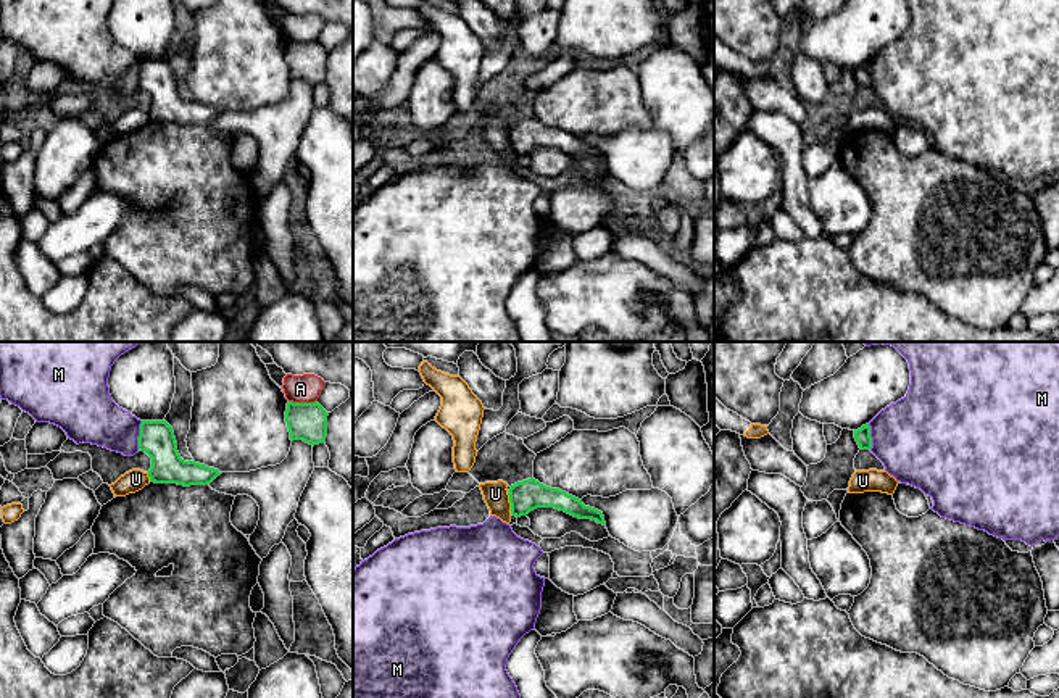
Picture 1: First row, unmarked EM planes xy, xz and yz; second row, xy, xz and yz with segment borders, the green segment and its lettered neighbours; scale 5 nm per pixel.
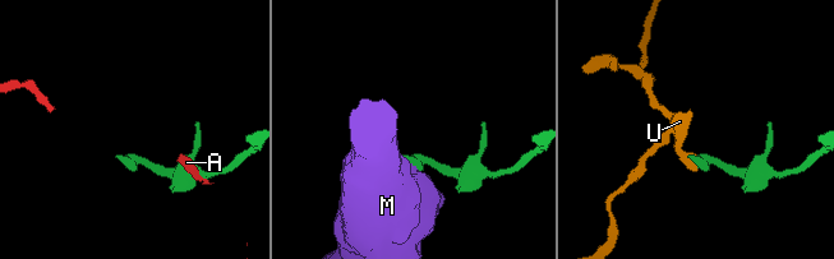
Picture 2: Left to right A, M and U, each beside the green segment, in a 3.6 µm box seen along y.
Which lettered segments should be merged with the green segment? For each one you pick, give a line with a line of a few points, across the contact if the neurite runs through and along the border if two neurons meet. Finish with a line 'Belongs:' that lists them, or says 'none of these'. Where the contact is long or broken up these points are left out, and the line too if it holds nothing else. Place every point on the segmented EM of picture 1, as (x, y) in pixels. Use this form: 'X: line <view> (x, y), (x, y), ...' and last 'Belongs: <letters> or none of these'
Belongs: none of these

